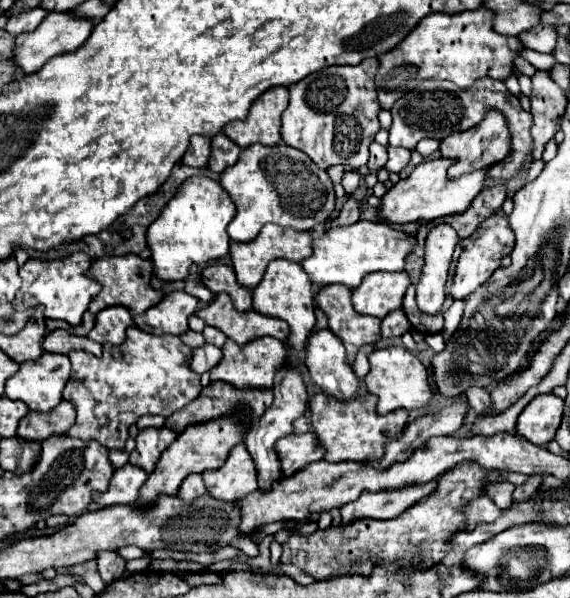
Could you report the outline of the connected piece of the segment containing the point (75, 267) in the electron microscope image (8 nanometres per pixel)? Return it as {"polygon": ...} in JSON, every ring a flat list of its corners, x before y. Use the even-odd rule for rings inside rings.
{"polygon":[[81,251,71,253,63,259,55,259,55,261,29,259,23,267,19,267,23,285,17,293,17,303,31,299,33,303,39,303,45,307,45,317,67,321,73,327,81,325,83,313,87,311,91,299,95,299,95,295,99,295,99,291,101,291,101,285,85,275,85,271,89,267,91,267,91,257]]}

